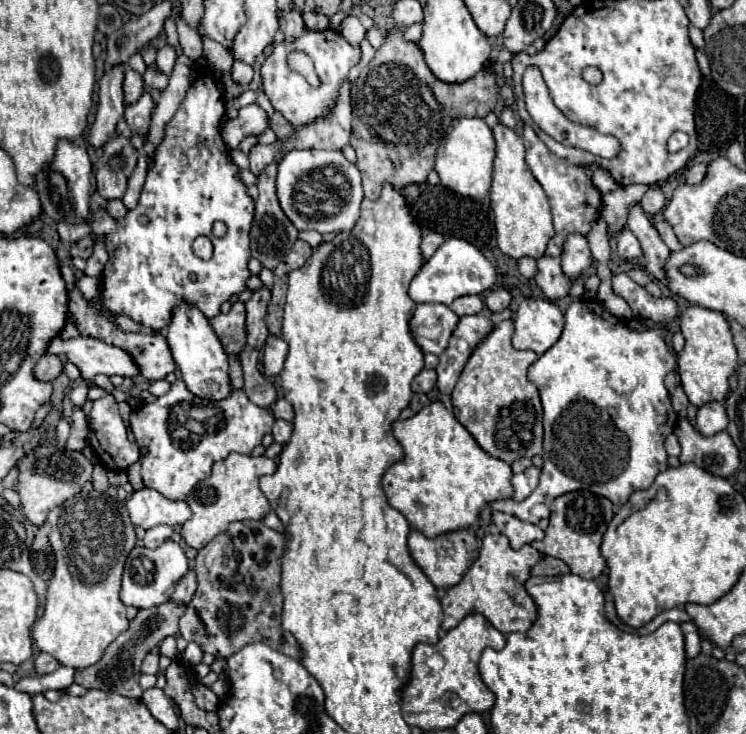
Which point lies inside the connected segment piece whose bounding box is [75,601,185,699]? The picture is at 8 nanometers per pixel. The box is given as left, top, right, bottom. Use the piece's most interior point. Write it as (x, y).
(119, 669)

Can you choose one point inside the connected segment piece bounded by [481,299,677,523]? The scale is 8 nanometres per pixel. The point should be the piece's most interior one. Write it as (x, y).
(598, 359)

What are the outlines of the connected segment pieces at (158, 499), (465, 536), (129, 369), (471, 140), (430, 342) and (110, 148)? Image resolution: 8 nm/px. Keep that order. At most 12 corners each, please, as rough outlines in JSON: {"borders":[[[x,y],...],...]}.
{"borders":[[[143,487],[127,499],[135,527],[183,525],[185,501]],[[473,529],[427,539],[411,531],[413,561],[437,589],[457,585],[477,559]],[[95,337],[53,339],[85,379],[137,377],[133,357]],[[479,117],[455,119],[435,171],[457,195],[483,199],[495,139]],[[439,303],[415,305],[409,319],[423,353],[441,355],[459,317]],[[127,137],[105,143],[95,163],[97,193],[121,199],[137,165]]]}

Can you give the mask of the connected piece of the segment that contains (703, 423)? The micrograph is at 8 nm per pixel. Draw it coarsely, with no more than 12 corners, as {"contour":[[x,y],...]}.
{"contour":[[699,407],[695,427],[705,437],[727,429],[725,407]]}

